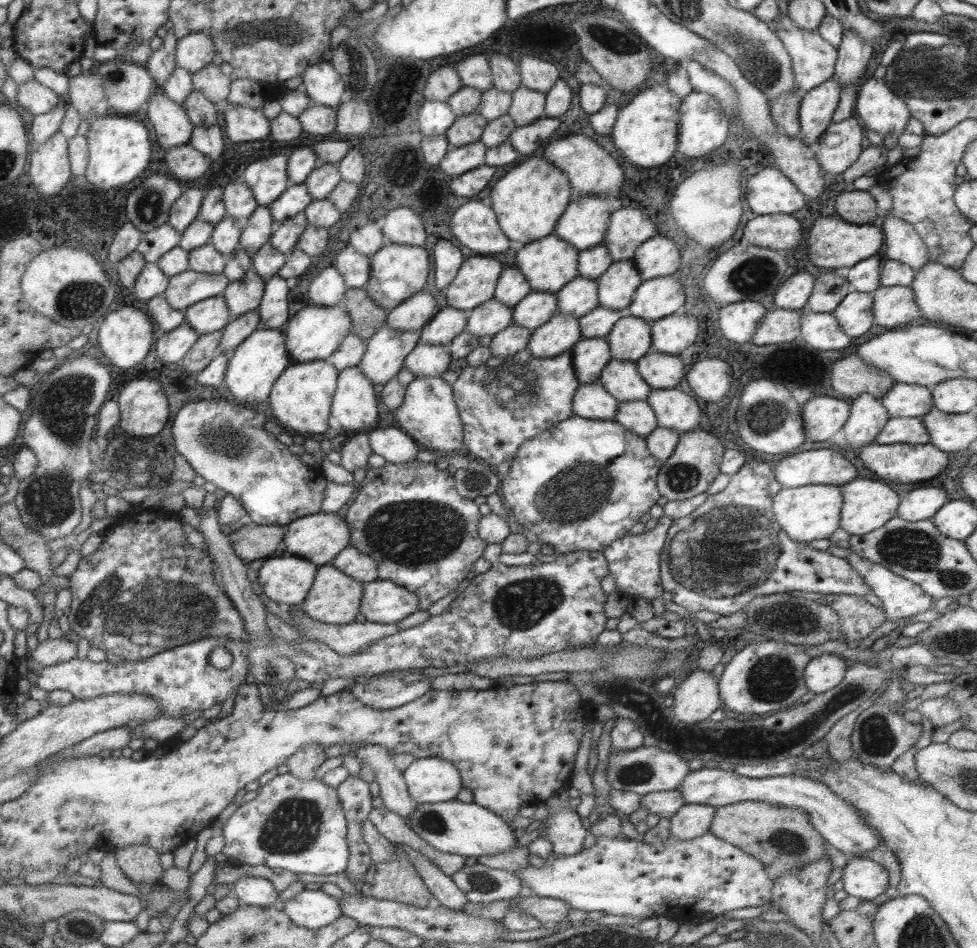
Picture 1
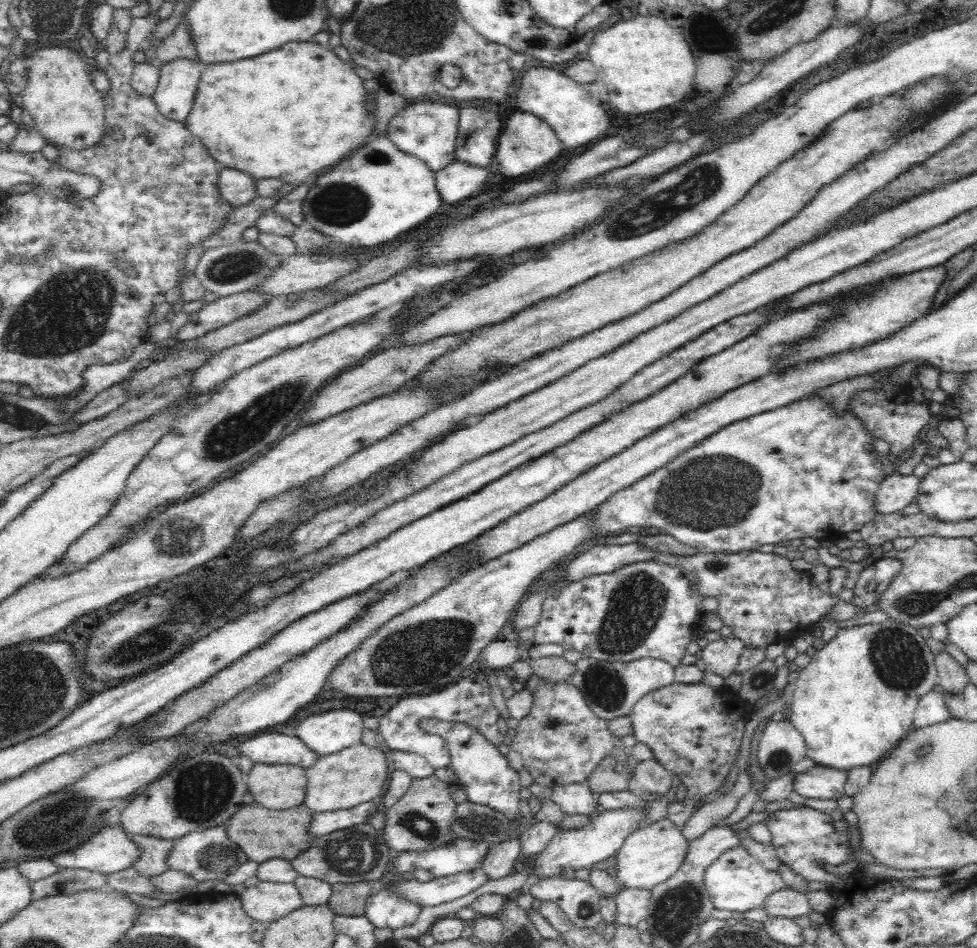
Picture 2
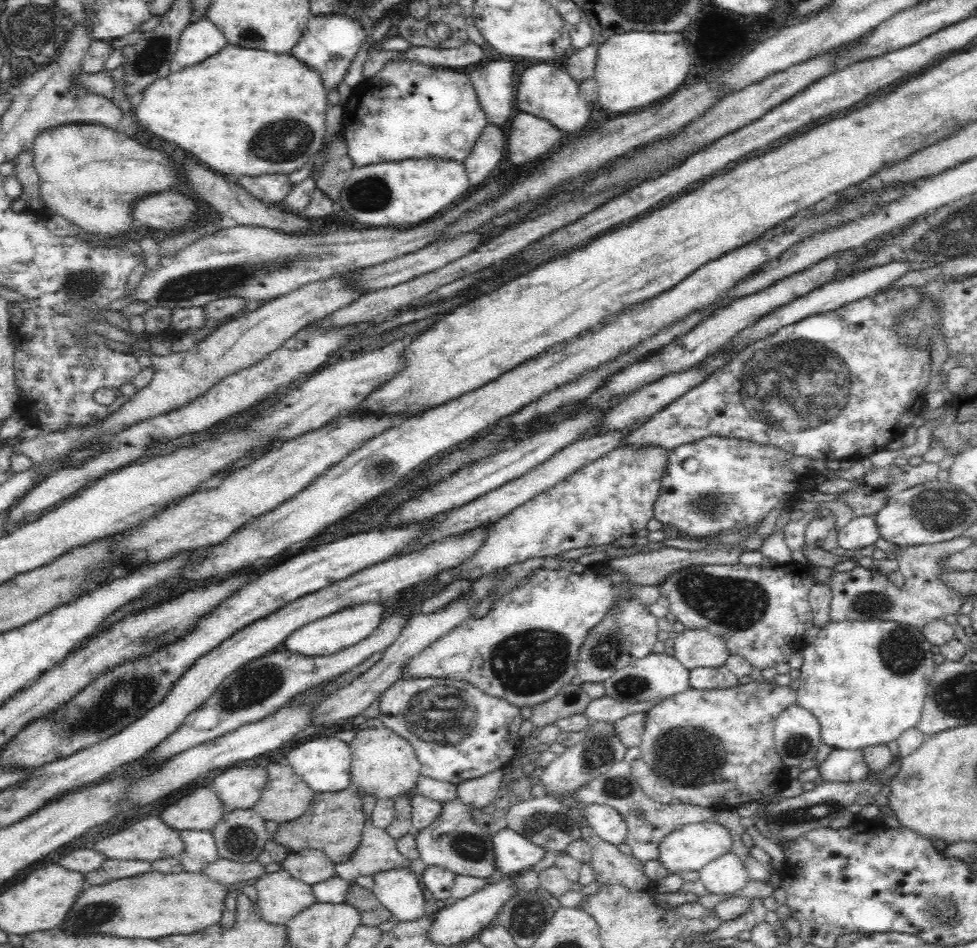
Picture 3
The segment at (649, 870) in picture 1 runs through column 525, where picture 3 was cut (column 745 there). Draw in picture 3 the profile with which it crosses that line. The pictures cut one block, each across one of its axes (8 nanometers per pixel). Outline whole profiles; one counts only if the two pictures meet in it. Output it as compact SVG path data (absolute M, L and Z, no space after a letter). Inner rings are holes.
M724 853L699 870L699 879L710 894L736 894L751 879L744 863L734 853Z

